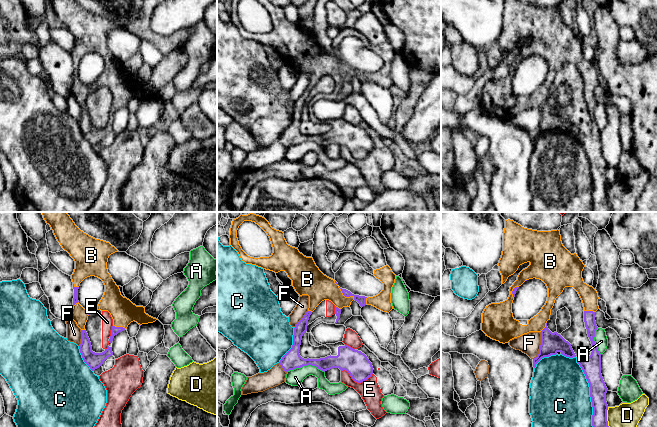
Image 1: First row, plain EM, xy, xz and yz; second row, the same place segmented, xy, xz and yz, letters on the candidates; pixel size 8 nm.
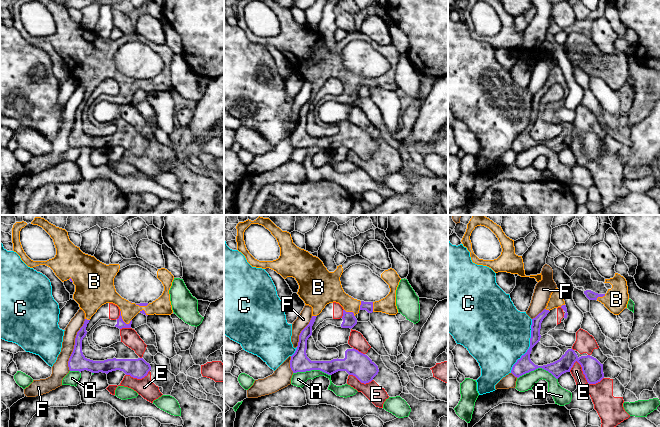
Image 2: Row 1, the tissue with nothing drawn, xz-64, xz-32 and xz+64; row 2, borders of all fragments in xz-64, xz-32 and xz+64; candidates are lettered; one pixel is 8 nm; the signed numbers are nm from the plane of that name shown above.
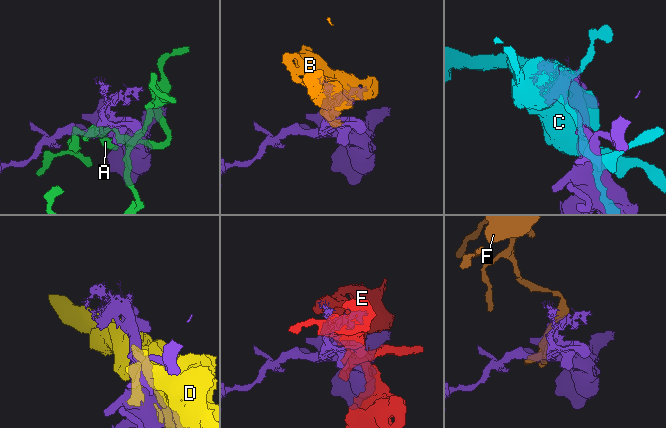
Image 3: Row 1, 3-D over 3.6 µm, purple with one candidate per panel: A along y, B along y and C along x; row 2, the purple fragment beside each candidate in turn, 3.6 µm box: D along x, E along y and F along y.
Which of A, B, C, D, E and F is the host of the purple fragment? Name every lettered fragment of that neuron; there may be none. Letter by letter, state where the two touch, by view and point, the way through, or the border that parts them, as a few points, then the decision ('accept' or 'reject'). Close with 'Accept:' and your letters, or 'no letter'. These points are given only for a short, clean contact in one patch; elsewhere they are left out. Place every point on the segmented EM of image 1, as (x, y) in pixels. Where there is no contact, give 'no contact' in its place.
A: xz (305, 365) | reject
B: xz (346, 296) | accept
C: yz (589, 385) | reject
D: yz (606, 417) | reject
E: xz (356, 381) | reject
F: yz (540, 346) | reject
Accept: B

